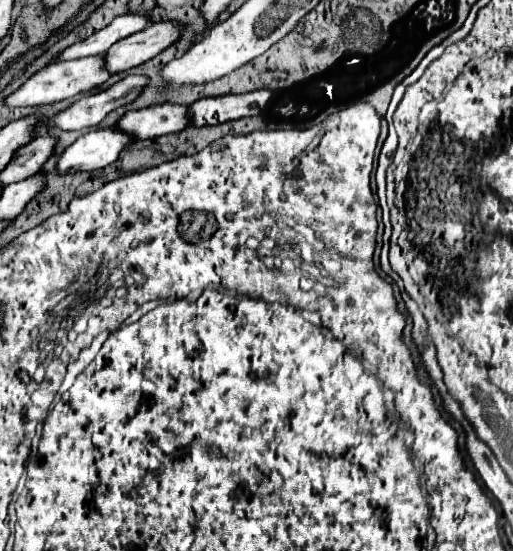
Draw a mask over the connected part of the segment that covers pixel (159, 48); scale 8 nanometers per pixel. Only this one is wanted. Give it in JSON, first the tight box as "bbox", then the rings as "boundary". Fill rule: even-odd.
{"bbox":[106,21,182,73],"boundary":[[[158,21],[148,25],[144,31],[134,33],[132,37],[126,37],[124,41],[118,41],[108,49],[106,63],[108,71],[120,73],[132,67],[138,67],[146,63],[148,59],[156,57],[170,45],[174,45],[182,35],[182,23],[180,21]]]}

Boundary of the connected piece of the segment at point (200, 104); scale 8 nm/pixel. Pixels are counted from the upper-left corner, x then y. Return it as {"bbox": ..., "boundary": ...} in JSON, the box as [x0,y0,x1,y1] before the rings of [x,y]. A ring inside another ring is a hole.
{"bbox":[190,89,272,127],"boundary":[[[258,89],[246,95],[224,95],[216,99],[200,99],[190,105],[192,121],[198,127],[220,125],[226,121],[236,121],[242,117],[256,117],[268,107],[272,91]]]}

